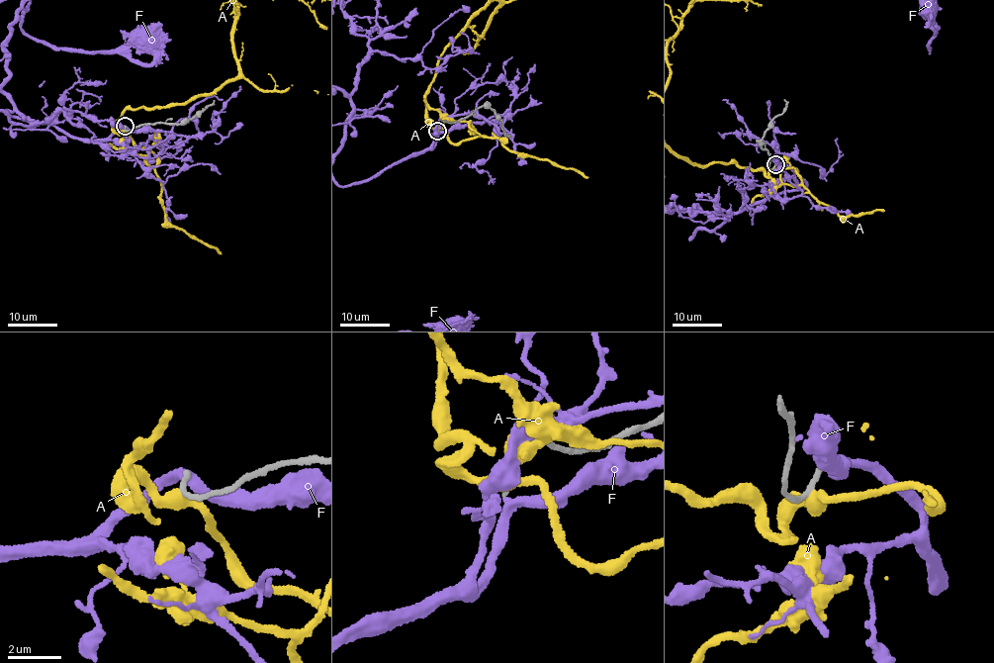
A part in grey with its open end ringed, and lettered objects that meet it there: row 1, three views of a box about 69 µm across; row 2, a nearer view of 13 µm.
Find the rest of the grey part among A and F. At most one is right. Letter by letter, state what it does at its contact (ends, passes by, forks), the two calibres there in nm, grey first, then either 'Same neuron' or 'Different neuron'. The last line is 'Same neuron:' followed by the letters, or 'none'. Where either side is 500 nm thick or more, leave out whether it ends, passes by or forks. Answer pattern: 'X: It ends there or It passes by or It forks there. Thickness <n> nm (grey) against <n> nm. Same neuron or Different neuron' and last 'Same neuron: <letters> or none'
A: It passes by. Thickness 240 nm (grey) against 400 nm. Different neuron
F: It passes by. Thickness 180 nm (grey) against 320 nm. Same neuron
Same neuron: F

